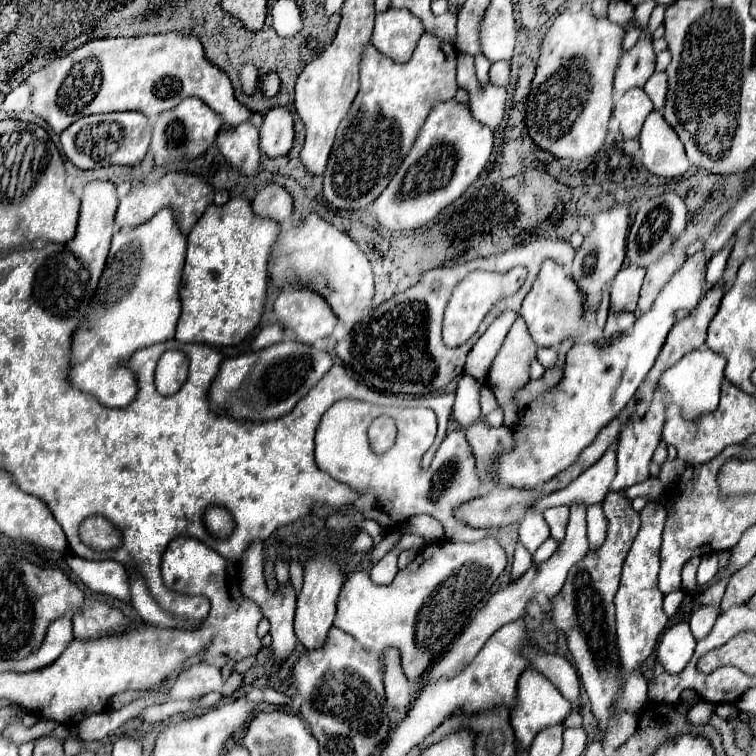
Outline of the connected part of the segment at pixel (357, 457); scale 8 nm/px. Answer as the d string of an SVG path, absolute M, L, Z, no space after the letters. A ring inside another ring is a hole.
M344 399L334 403L322 417L318 433L316 433L316 465L326 471L332 479L352 487L358 493L356 503L352 503L352 513L342 515L334 513L326 519L326 527L330 531L338 531L340 535L358 533L360 519L374 519L378 525L392 527L402 525L414 515L432 515L438 519L444 529L446 537L454 542L473 543L488 535L487 529L476 529L468 523L454 517L454 509L466 501L478 497L480 479L476 475L476 461L472 449L468 447L468 439L464 429L450 431L438 453L434 455L428 469L422 467L422 455L432 445L432 437L436 435L436 415L430 409L420 407L414 409L398 409L398 407L380 407L370 405L364 401ZM388 413L396 419L398 437L392 449L382 455L376 455L368 443L368 427L378 417ZM360 515L360 517L354 517Z

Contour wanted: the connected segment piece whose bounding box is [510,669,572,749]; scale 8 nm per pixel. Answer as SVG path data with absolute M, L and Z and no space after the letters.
M530 669L524 671L518 681L518 703L510 711L510 725L516 733L516 741L528 749L532 739L538 735L538 731L542 731L544 727L562 723L566 715L570 713L570 709L572 709L570 701L562 697L562 693L554 687L554 683L548 677L544 677L538 671L530 671Z

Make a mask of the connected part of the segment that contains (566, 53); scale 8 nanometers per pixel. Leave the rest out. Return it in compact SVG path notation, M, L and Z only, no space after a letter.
M590 9L564 11L544 37L536 77L528 97L526 127L538 147L562 159L582 161L596 155L606 139L614 109L612 81L626 29L608 17L594 17Z

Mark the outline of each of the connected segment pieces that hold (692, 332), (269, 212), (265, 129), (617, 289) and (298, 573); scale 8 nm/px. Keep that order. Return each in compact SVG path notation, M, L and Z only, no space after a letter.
M722 285L706 291L702 301L698 303L696 311L692 311L690 317L674 323L674 327L668 333L668 339L666 339L666 343L664 343L664 347L662 347L662 351L660 351L656 363L654 363L654 367L650 369L650 373L644 381L644 387L656 389L660 375L668 367L672 367L676 361L680 361L686 353L704 345L706 329L708 329L712 317L716 315L716 311L718 311L722 295L724 295Z
M268 183L252 201L252 211L254 215L260 215L260 217L272 217L274 221L284 221L292 215L292 197L290 193L276 185L276 183Z
M276 107L264 115L260 127L260 149L268 157L286 157L294 145L294 119L286 107Z
M622 267L610 287L610 311L612 313L634 313L638 303L640 285L644 279L644 269L640 267Z
M293 561L289 566L291 583L294 586L296 595L298 596L303 585L303 568L298 561Z

